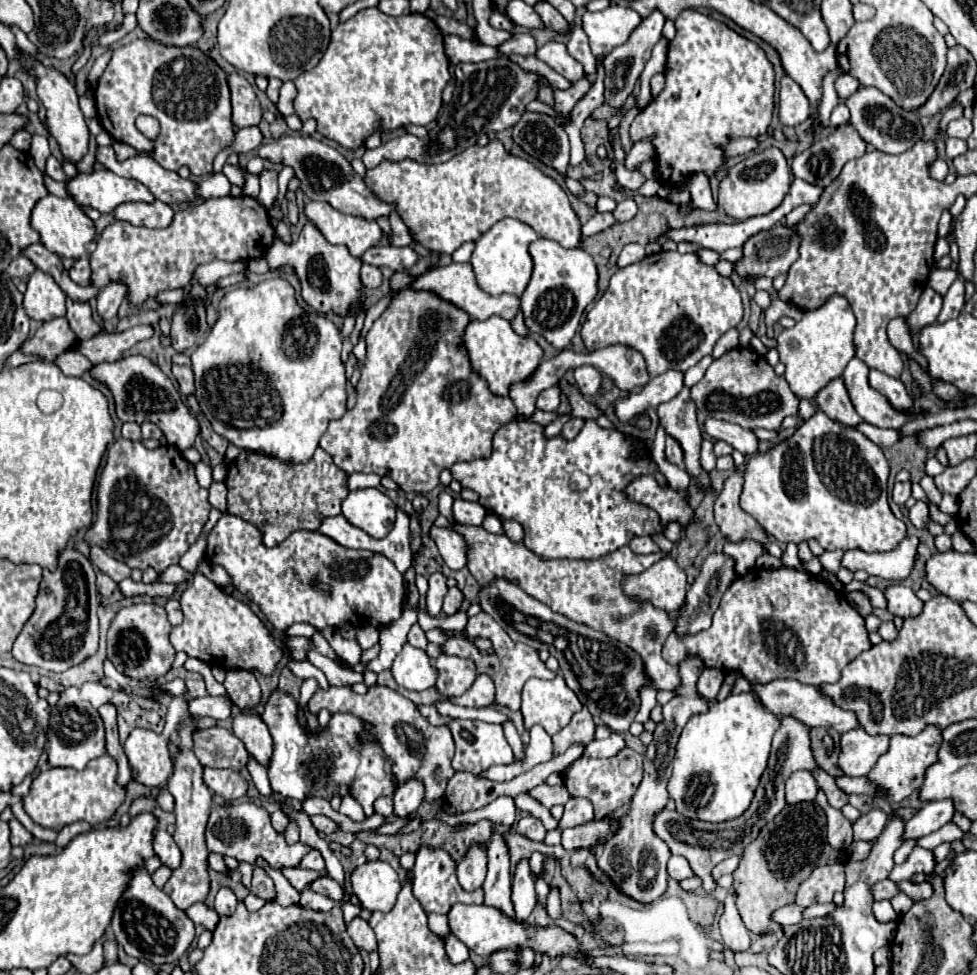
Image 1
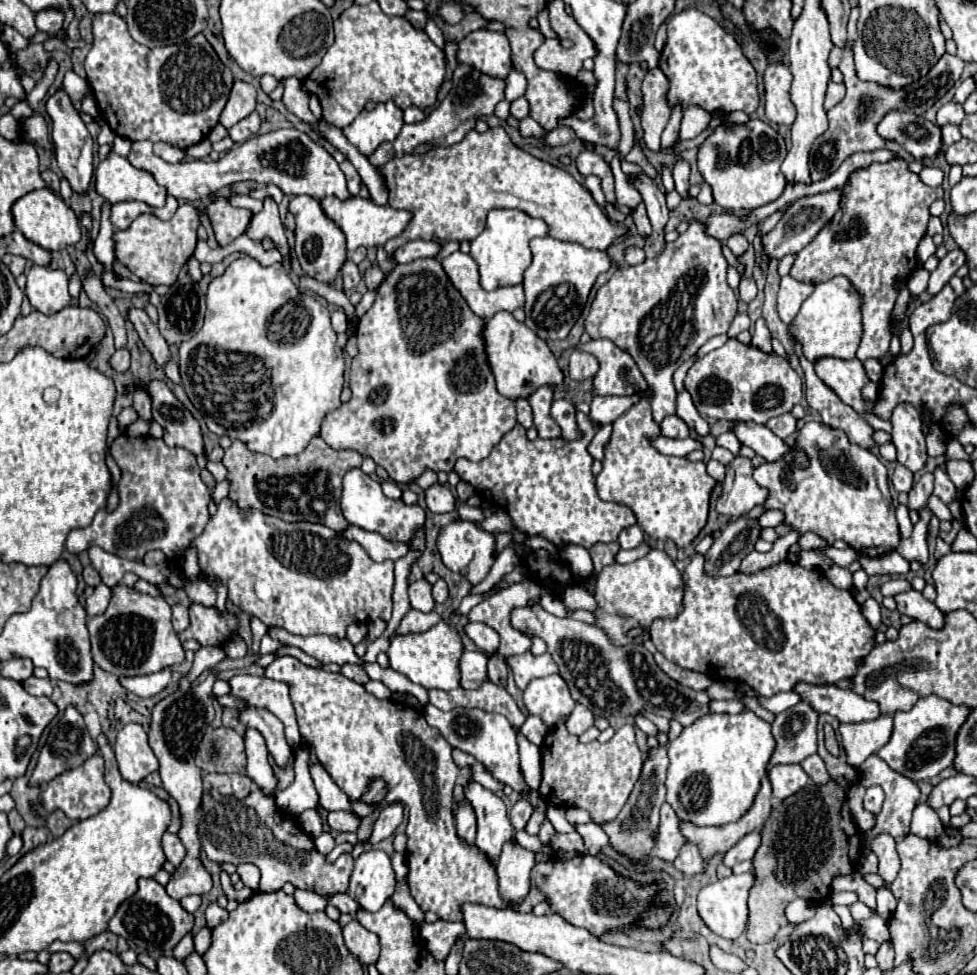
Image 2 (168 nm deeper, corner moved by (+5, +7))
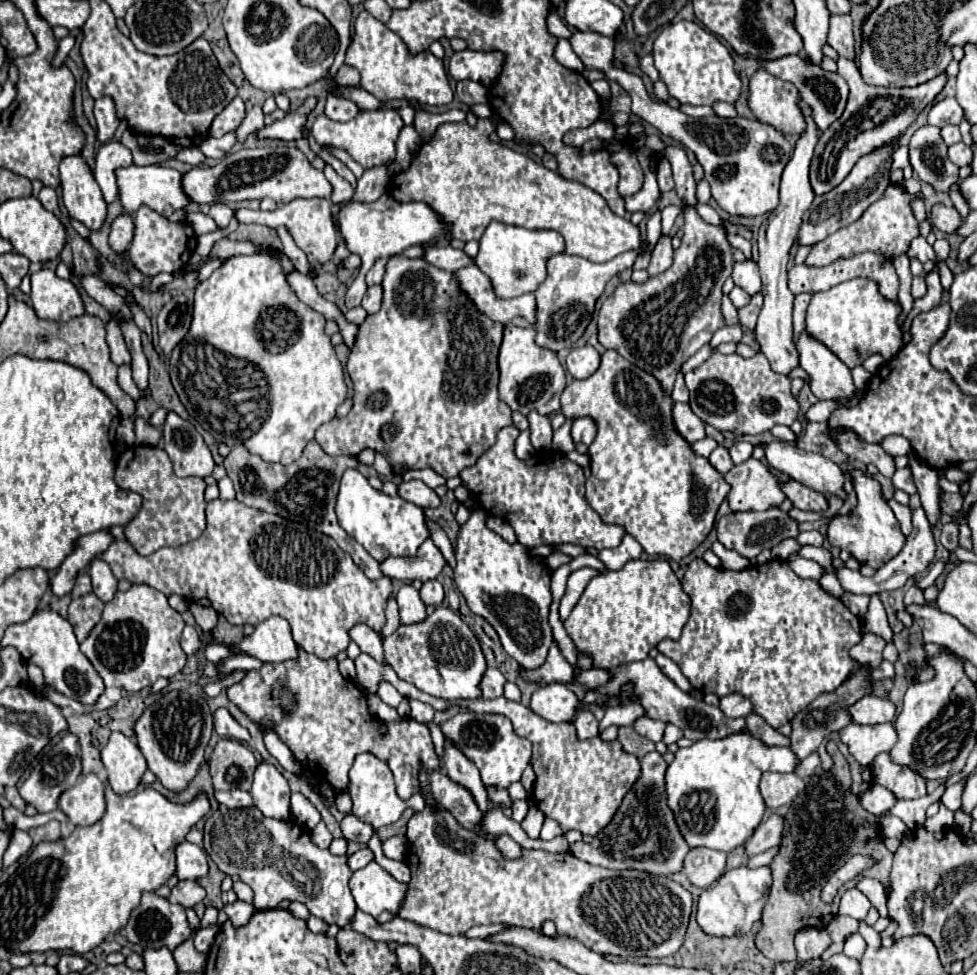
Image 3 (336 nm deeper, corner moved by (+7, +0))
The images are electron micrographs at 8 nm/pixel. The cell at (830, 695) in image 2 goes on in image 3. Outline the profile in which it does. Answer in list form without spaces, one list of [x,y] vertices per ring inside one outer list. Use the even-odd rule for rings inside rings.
[[[866,695],[848,707],[848,715],[858,725],[876,725],[892,721],[896,715],[896,707],[884,697]]]

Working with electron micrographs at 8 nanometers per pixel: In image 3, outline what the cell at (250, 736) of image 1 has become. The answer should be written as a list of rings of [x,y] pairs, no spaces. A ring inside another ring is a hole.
[[[266,761],[258,763],[254,771],[254,783],[250,795],[254,797],[254,805],[266,817],[280,821],[290,819],[290,787],[274,765]]]

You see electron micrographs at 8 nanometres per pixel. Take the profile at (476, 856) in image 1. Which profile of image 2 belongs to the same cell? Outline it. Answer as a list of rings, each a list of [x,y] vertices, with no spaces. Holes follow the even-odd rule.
[[[468,800],[458,804],[456,828],[458,828],[460,838],[464,838],[468,842],[474,842],[474,838],[476,838],[476,814],[474,814],[472,806],[468,804]]]

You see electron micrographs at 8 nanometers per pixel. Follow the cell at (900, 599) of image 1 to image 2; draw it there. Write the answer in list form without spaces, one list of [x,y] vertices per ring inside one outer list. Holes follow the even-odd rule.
[[[910,590],[910,592],[898,594],[896,602],[898,602],[898,612],[900,614],[908,614],[908,616],[924,622],[926,626],[934,628],[934,630],[944,628],[944,612],[940,612],[934,602],[926,600],[922,596],[922,592]]]

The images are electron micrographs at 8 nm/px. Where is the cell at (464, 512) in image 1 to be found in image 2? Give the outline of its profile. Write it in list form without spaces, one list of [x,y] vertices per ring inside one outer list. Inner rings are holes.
[[[432,484],[430,488],[426,488],[424,498],[426,498],[428,508],[436,514],[446,514],[456,508],[456,500],[452,492],[448,490],[448,486],[442,486],[442,484]]]

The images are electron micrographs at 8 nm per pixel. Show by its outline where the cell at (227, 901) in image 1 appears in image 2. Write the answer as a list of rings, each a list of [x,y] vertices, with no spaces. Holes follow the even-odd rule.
[[[212,902],[208,908],[206,908],[206,926],[212,930],[216,928],[220,922],[224,922],[228,918],[228,910],[226,908],[220,908],[216,902]]]

